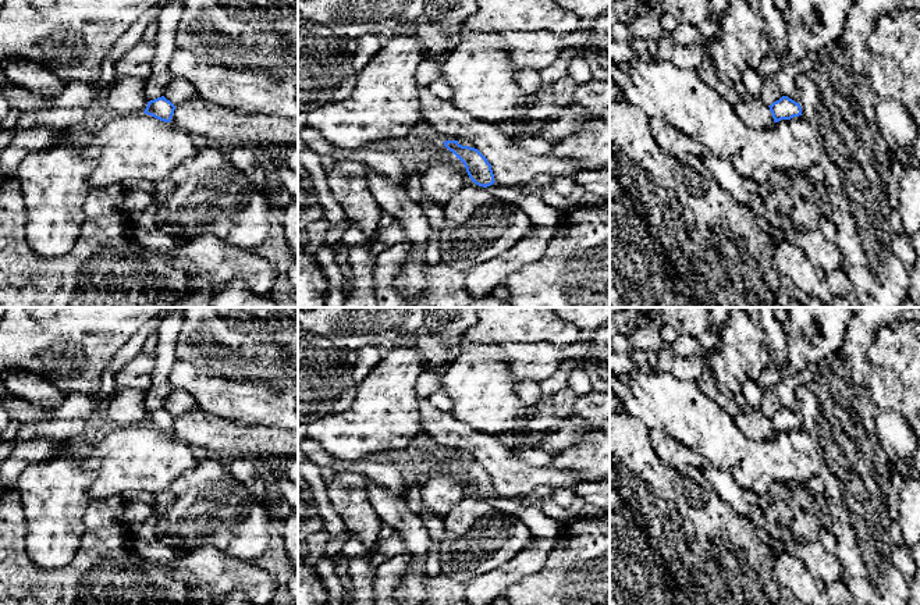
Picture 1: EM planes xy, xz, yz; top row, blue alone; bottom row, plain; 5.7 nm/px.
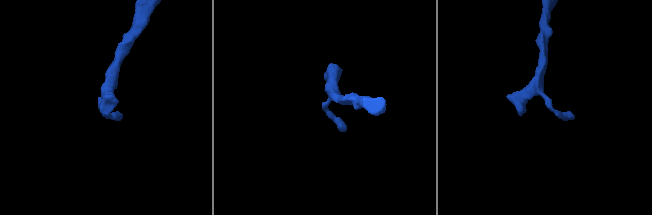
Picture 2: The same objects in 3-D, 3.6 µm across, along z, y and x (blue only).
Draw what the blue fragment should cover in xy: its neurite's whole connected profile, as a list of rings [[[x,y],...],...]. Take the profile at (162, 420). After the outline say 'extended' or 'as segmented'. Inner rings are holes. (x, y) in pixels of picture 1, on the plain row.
[[[164,408],[148,413],[145,426],[152,427],[160,433],[170,434],[174,426],[175,417]]] | as segmented

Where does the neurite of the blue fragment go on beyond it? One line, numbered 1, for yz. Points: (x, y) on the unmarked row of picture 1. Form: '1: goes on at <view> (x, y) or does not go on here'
1: does not go on here

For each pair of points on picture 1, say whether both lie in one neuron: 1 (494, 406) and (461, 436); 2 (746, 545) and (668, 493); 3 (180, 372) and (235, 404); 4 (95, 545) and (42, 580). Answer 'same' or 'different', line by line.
1: different
2: same
3: same
4: same

